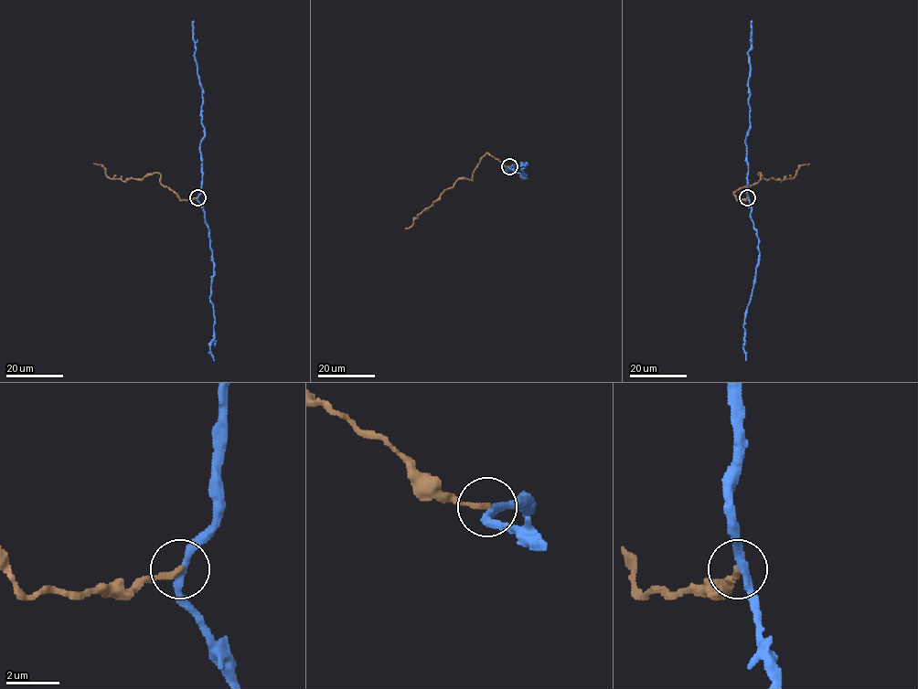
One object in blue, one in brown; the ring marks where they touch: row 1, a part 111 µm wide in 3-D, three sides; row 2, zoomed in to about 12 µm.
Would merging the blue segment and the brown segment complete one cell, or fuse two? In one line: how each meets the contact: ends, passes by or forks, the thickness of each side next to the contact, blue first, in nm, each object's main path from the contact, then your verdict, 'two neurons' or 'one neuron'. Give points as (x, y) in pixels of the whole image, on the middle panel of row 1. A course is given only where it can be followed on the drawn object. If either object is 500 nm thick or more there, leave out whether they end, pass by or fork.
blue passes by; brown ends there; 280 nm thick on the blue side, 240 nm on the other; blue runs (509, 167), (516, 166), (515, 169), (507, 167), (505, 171); brown runs (509, 167), (486, 153), (471, 180), (459, 178), (405, 228); two neurons

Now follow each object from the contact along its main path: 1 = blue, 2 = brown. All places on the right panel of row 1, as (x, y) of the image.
1: (748, 197), (745, 138), (750, 126), (748, 53), (752, 45), (752, 20)
2: (748, 197), (738, 200), (734, 193), (756, 184), (759, 173), (766, 180), (782, 181), (809, 164)

